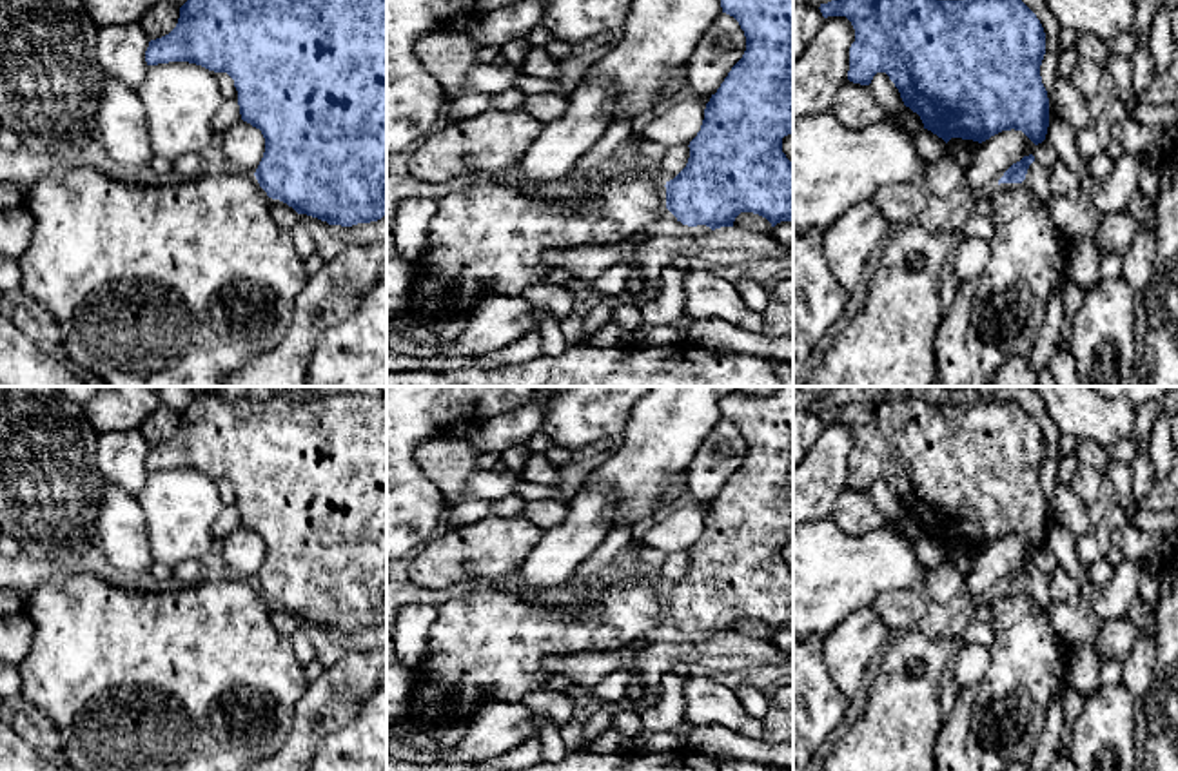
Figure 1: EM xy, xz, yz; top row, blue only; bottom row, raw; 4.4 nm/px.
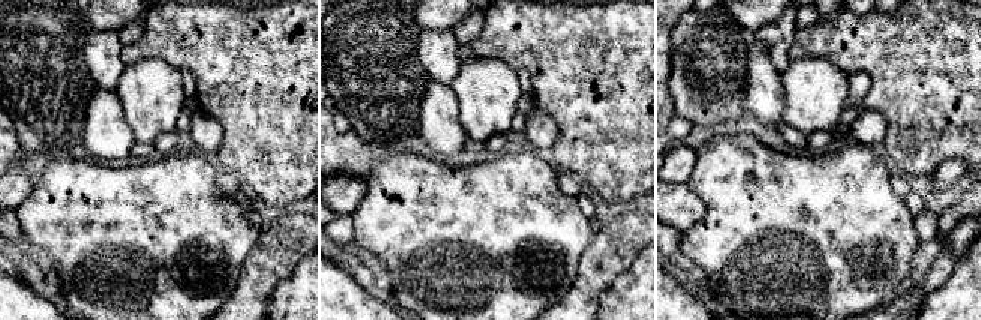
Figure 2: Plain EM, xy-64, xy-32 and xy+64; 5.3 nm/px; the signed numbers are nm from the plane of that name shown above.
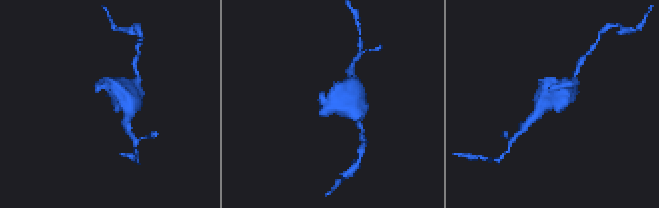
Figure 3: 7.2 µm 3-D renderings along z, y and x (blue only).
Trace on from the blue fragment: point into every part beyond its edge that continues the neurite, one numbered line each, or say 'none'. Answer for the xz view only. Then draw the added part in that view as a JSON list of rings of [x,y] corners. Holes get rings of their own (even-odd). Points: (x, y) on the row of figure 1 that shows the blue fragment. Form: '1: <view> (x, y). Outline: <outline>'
none

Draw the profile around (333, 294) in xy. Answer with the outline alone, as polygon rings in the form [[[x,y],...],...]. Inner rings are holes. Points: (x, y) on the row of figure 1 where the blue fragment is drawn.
[[[350,245],[325,261],[296,298],[283,341],[236,370],[221,386],[307,386],[319,337],[356,312],[363,296],[387,278],[387,247]]]

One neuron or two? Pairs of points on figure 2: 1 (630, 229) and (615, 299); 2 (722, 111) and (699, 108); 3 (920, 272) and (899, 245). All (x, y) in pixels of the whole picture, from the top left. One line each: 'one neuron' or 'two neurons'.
1: two neurons
2: one neuron
3: two neurons

